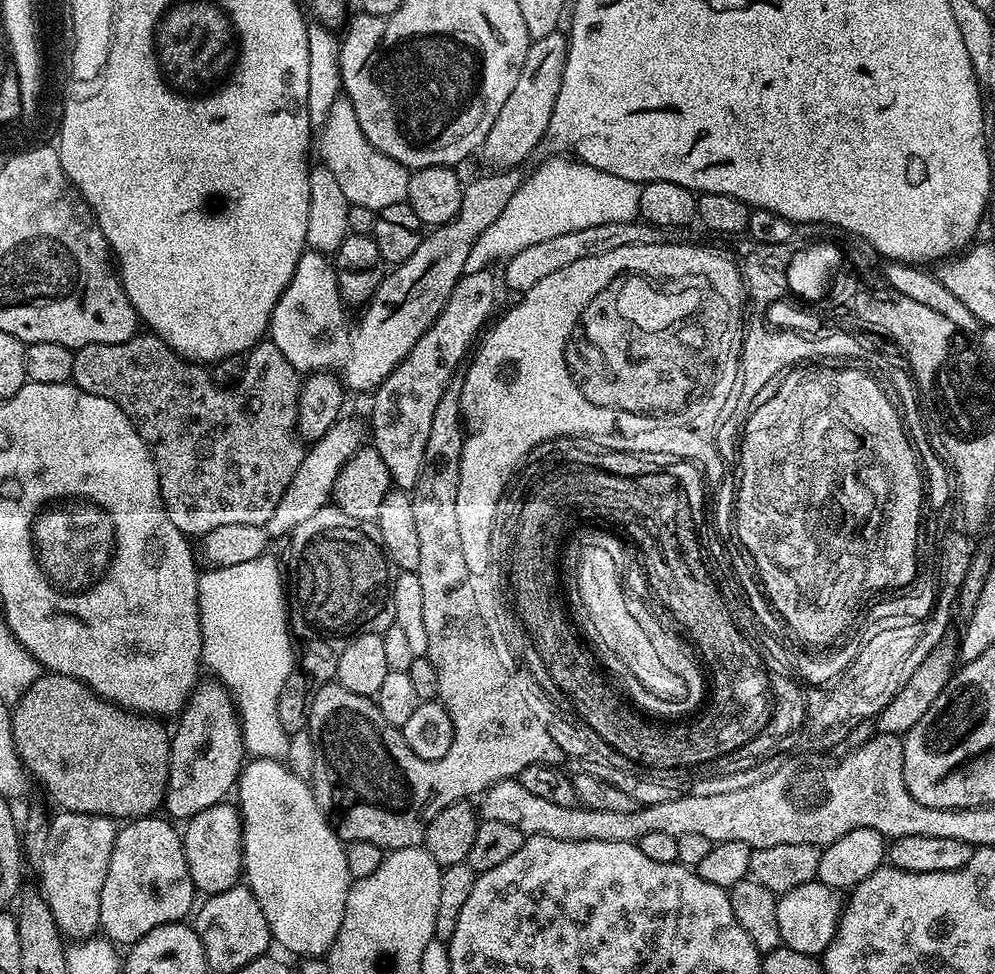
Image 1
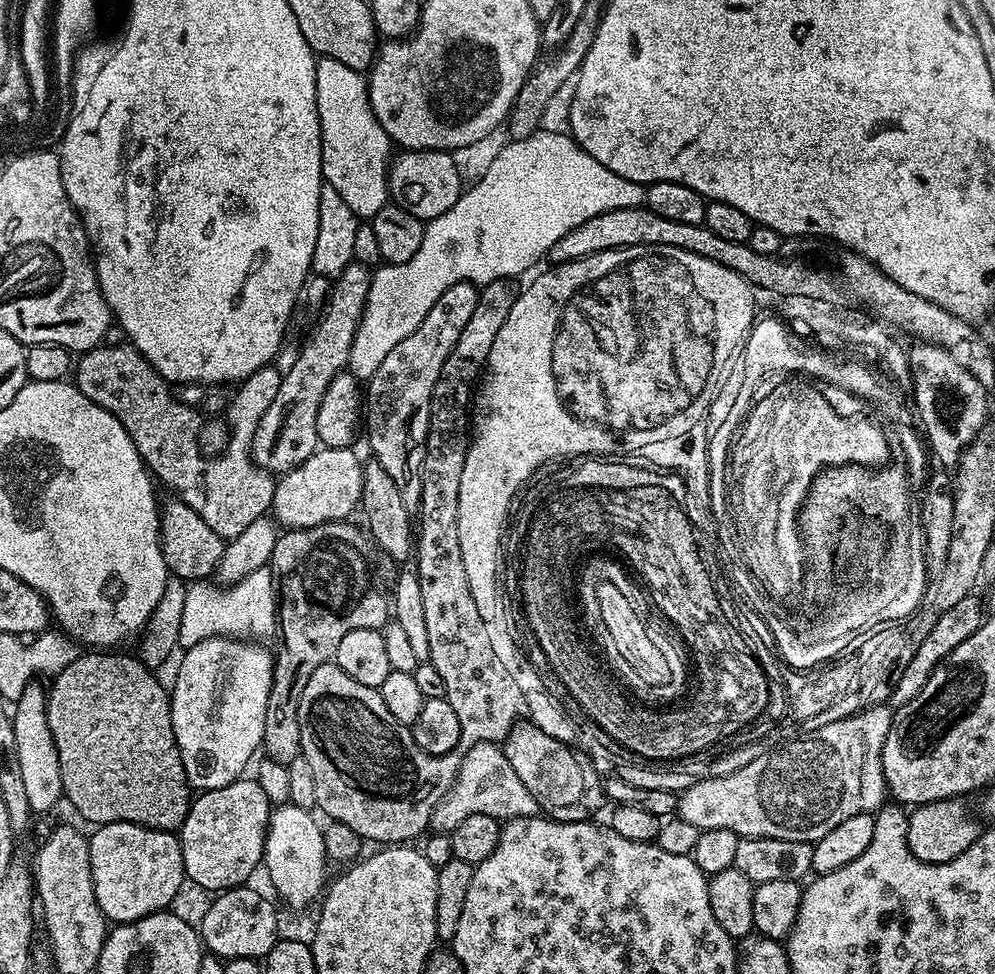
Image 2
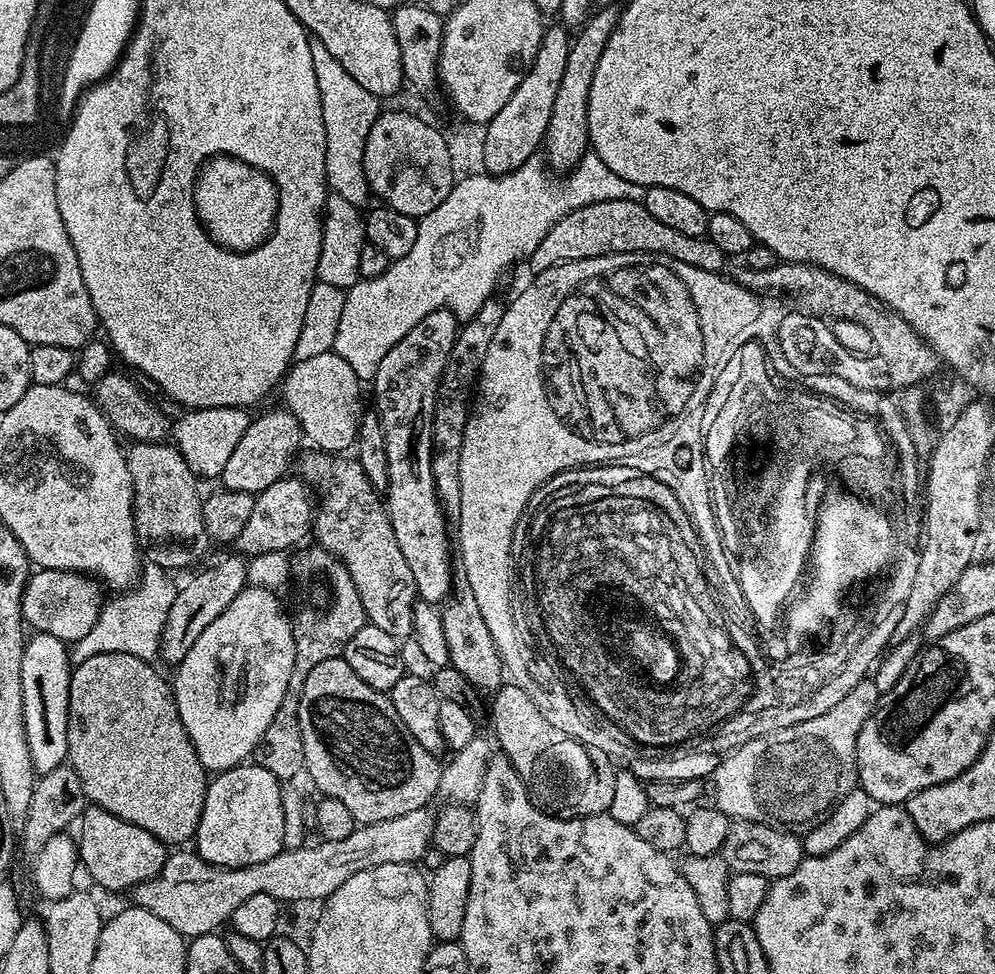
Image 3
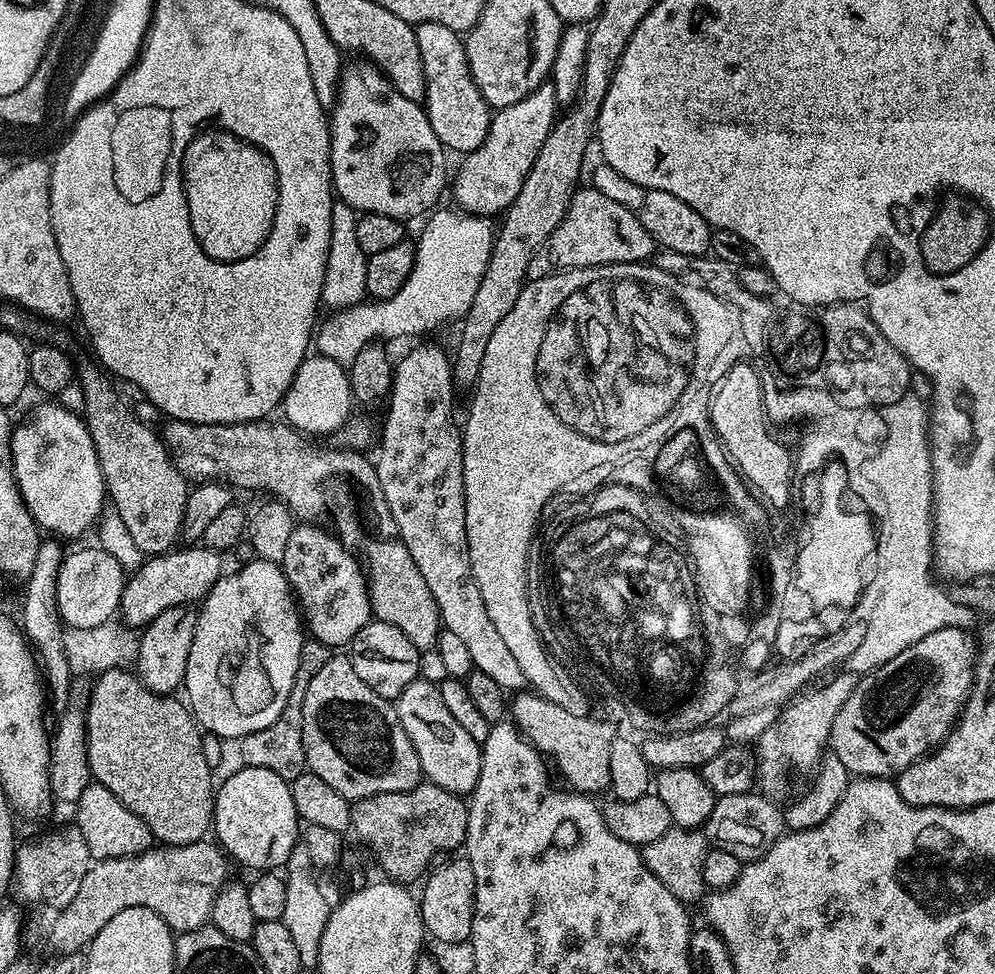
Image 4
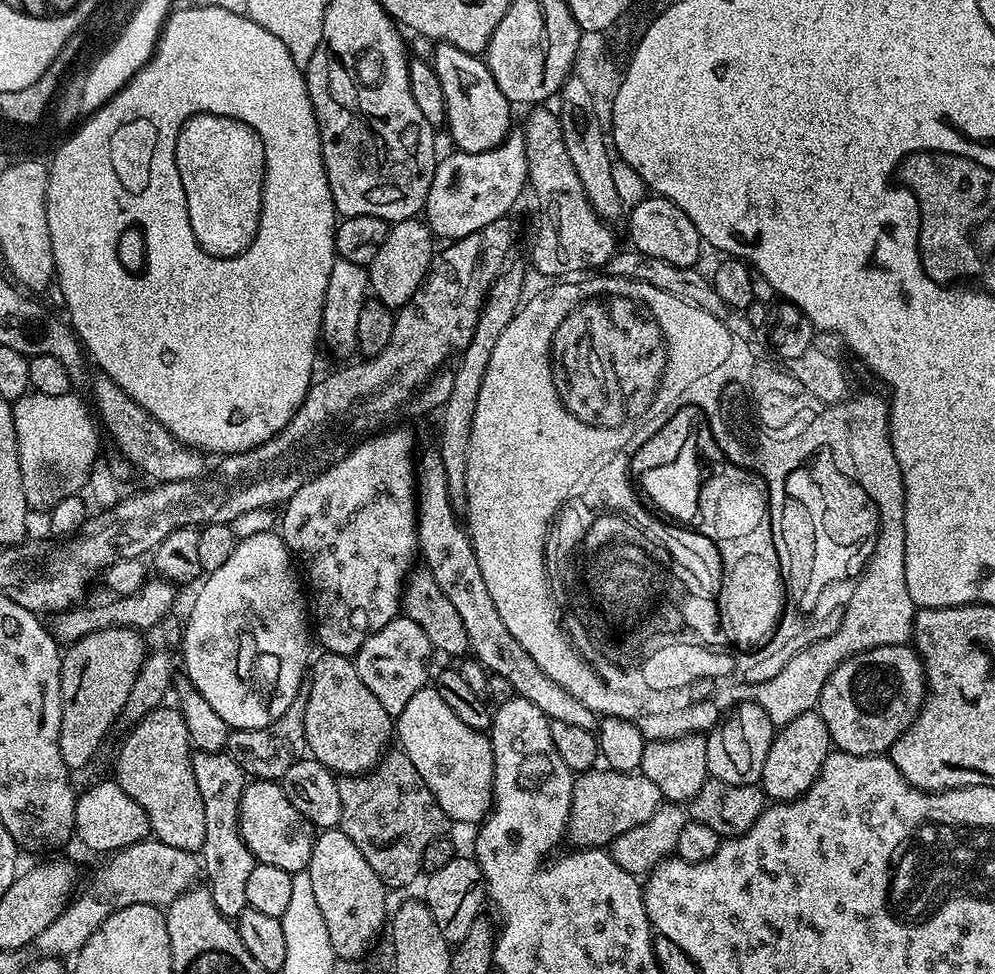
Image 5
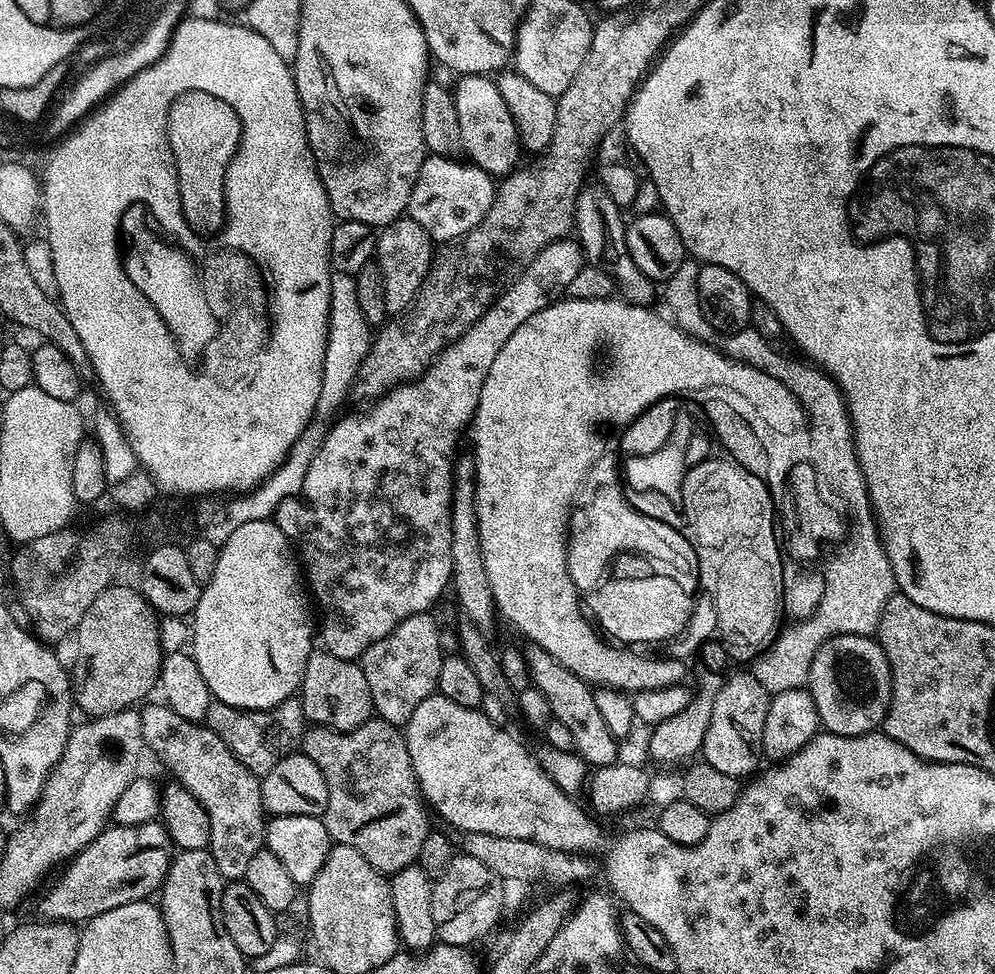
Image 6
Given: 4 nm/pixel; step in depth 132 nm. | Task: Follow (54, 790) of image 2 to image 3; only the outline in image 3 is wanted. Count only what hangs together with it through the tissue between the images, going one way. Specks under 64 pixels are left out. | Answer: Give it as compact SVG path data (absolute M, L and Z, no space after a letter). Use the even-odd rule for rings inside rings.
M45 632L33 633L24 644L22 654L22 698L24 726L32 764L37 775L50 773L68 758L69 688L72 677L69 647L65 641Z

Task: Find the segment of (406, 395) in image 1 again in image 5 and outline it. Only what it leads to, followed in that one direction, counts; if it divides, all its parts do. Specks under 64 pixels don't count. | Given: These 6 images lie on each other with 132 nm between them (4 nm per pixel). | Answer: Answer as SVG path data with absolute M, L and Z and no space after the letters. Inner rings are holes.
M430 450L423 456L424 453L418 460L416 533L420 539L419 555L422 557L422 564L424 560L423 567L431 572L434 582L438 582L438 586L442 586L442 594L446 594L446 598L450 598L454 610L458 610L458 615L462 618L462 626L466 626L471 655L479 660L491 675L506 678L506 682L510 682L510 686L514 686L517 696L526 698L526 702L534 702L534 706L538 706L538 710L542 710L542 714L546 714L549 721L557 720L558 722L567 722L569 726L582 726L582 730L595 729L598 724L596 713L591 712L586 706L582 706L582 702L578 702L578 698L566 694L566 690L562 690L562 686L558 686L558 682L546 678L546 674L542 674L542 670L538 670L538 662L534 662L534 658L530 658L530 654L526 654L526 650L522 650L522 646L518 646L514 634L510 634L510 630L506 630L501 616L498 615L498 610L494 610L490 590L486 590L486 582L482 582L482 570L478 570L478 558L472 549L472 540L468 536L461 517L452 508L446 486L446 474L442 468L442 458L436 450Z

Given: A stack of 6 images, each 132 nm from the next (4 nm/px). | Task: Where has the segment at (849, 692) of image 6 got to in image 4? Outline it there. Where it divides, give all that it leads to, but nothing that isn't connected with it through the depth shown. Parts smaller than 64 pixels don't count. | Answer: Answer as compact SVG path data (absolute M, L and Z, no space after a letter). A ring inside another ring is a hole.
M943 628L934 634L926 634L926 638L922 638L922 642L914 642L914 646L910 646L906 650L902 650L902 654L898 654L898 658L890 658L890 662L886 662L882 666L878 666L878 670L861 675L857 679L854 690L850 694L850 698L846 698L846 702L838 710L838 714L832 723L832 735L830 737L830 752L838 758L838 762L842 762L842 766L846 766L846 770L853 777L867 778L869 776L878 776L881 778L895 778L904 772L921 756L928 755L930 749L935 750L943 744L948 733L956 726L957 720L960 718L961 712L964 710L965 704L968 702L969 695L974 683L974 673L976 670L976 662L978 659L978 648L968 637L969 633L963 628Z

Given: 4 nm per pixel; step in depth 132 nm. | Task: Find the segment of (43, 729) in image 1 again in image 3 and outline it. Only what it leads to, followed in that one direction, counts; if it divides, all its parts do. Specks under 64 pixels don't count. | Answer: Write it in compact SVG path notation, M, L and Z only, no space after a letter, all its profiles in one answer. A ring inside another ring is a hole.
M106 653L73 667L67 763L82 778L89 805L150 830L165 846L184 846L198 830L210 776L182 726L173 685L156 666L131 654Z

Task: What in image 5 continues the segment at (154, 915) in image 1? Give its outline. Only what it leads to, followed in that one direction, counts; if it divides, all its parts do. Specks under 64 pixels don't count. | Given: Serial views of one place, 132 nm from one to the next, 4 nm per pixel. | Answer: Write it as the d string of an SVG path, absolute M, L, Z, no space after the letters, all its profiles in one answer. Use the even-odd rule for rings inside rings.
M115 779L100 780L77 795L74 836L92 852L118 852L121 848L137 844L139 840L149 839L146 810L142 810L142 806L138 806L138 802L134 802L134 798L130 798L130 794L126 794L126 790L122 790L122 786Z

